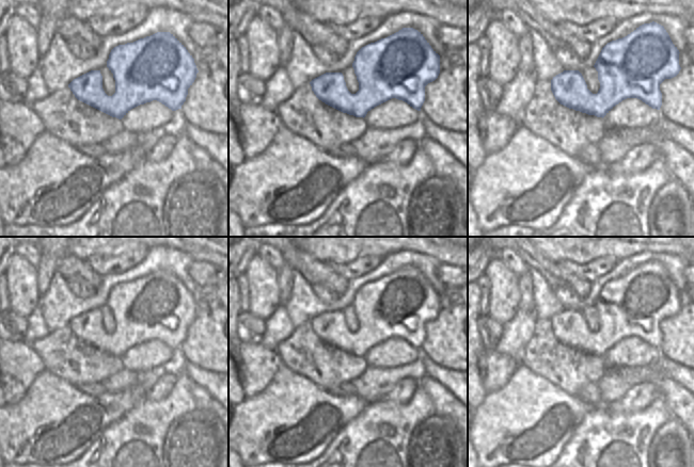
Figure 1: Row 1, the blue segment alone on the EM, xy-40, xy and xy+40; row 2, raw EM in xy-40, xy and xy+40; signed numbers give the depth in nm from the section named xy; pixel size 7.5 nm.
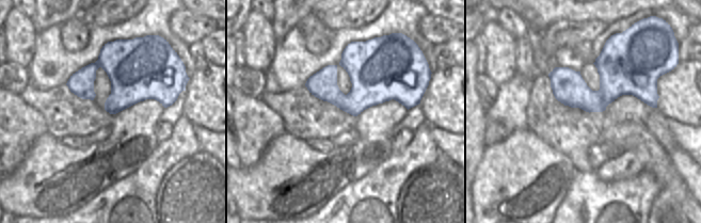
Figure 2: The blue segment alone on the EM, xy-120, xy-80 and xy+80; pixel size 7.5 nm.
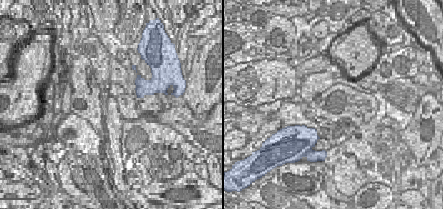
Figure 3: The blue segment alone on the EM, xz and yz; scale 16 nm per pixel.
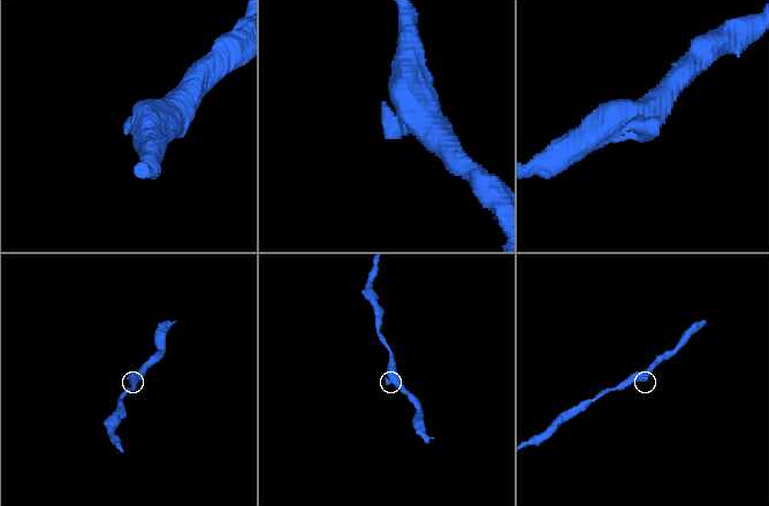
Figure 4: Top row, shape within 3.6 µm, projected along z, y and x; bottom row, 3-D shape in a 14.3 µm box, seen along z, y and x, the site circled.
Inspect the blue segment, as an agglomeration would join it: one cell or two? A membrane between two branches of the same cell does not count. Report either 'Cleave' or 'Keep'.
Keep.

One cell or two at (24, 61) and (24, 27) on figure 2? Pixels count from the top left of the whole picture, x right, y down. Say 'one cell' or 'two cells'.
one cell

